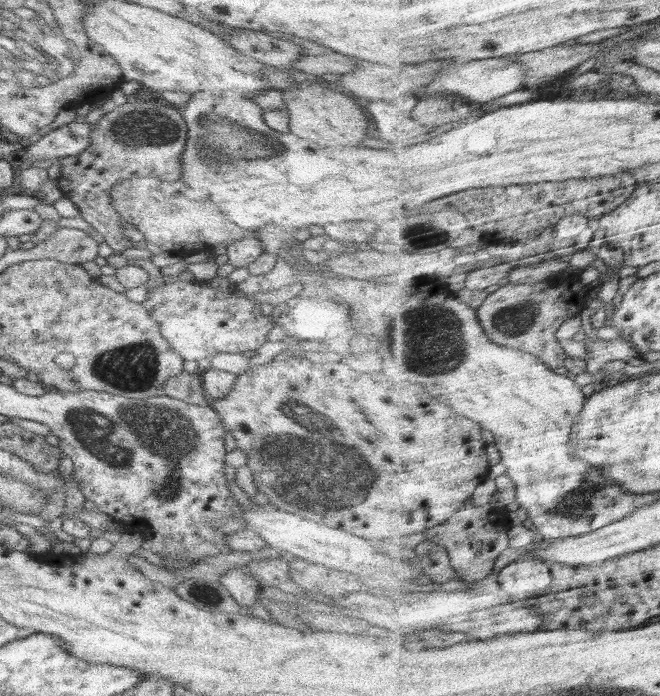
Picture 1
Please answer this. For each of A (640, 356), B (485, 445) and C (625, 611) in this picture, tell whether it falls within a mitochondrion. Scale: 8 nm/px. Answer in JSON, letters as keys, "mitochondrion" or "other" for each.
{"A":"other","B":"other","C":"other"}

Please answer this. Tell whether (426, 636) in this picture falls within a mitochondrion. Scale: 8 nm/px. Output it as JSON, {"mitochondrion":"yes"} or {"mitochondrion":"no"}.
{"mitochondrion":"no"}

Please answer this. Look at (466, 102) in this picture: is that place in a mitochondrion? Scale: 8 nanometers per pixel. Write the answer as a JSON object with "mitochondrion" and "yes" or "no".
{"mitochondrion":"no"}

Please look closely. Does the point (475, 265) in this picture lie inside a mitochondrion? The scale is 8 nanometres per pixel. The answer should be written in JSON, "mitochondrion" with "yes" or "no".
{"mitochondrion":"no"}

